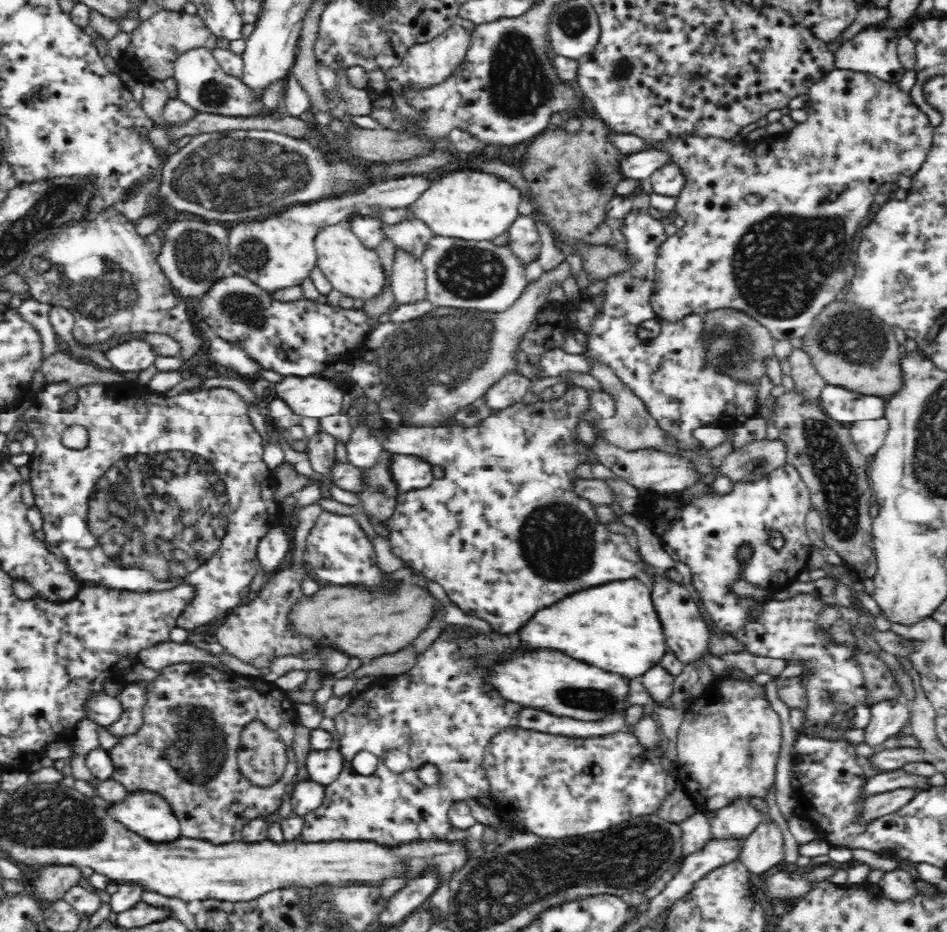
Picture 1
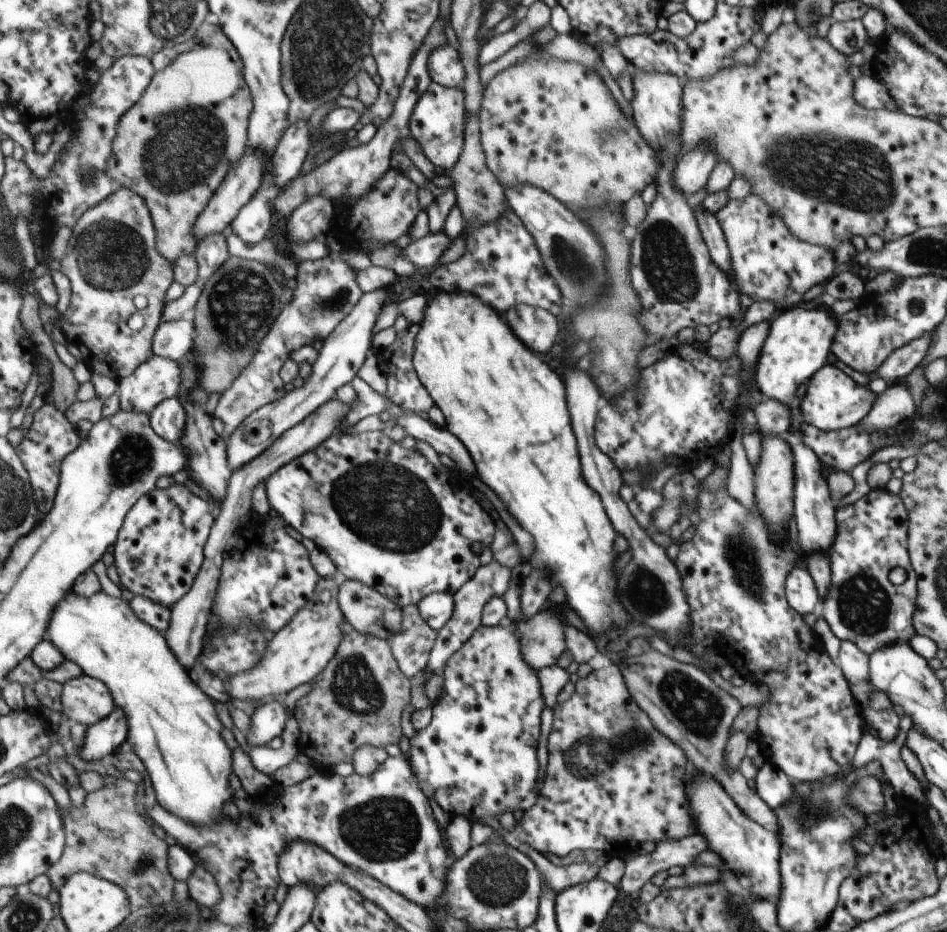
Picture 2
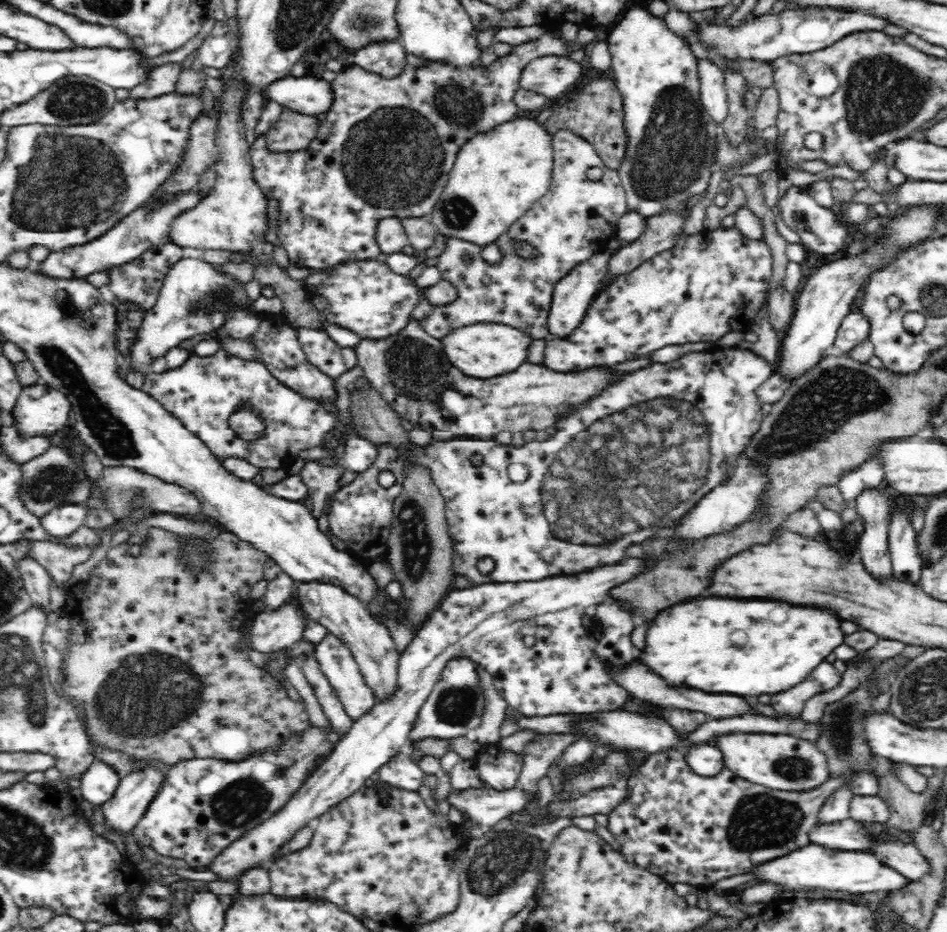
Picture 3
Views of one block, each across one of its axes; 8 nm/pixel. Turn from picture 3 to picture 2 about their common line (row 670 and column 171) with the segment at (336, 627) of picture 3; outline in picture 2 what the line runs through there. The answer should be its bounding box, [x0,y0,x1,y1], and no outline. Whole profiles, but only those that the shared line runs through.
[118,355,183,414]

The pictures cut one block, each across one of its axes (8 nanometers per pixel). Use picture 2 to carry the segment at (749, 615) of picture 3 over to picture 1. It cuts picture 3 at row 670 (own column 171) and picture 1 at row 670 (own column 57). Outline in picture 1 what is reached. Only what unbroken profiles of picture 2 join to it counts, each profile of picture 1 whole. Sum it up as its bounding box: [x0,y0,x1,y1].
[515,579,665,679]

